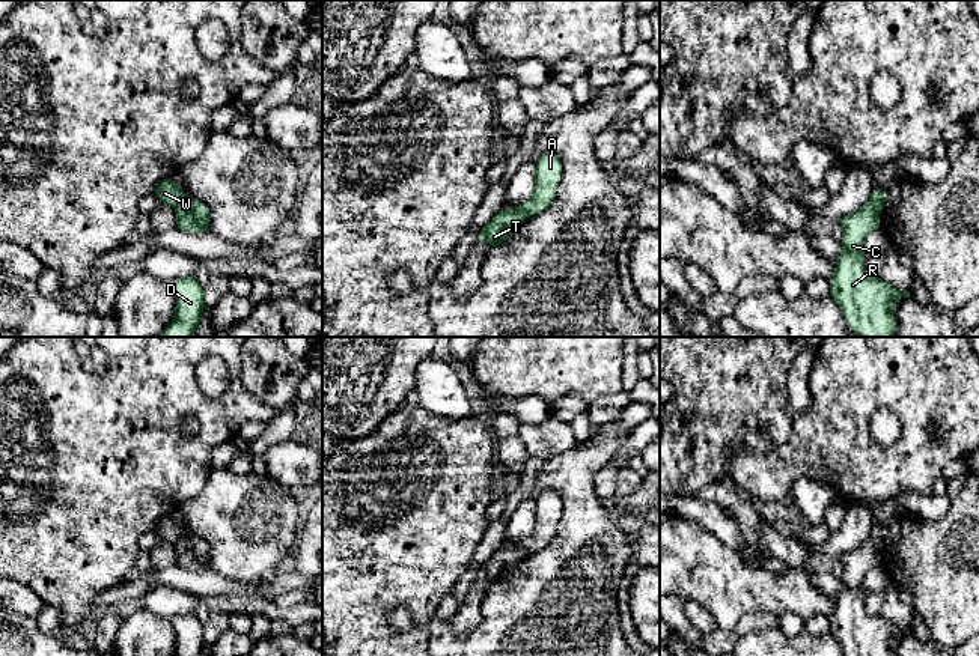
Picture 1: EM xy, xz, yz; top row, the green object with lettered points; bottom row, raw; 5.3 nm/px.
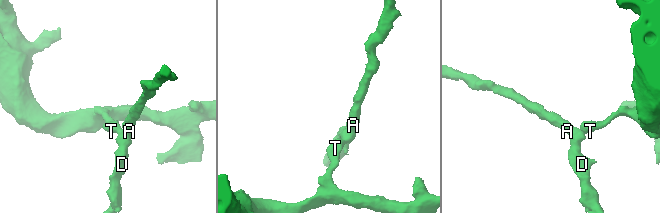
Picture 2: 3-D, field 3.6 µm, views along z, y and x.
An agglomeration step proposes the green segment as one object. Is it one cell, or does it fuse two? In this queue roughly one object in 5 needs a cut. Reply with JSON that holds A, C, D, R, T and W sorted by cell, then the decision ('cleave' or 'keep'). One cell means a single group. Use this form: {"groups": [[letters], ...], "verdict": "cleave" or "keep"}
{"groups": [["A", "C", "D", "R"], ["T", "W"]], "verdict": "cleave"}

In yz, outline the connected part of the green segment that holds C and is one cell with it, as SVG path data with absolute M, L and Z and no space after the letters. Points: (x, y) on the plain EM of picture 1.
M868 539L837 560L842 564L843 587L836 594L834 612L828 617L830 633L845 656L895 656L892 642L911 630L869 614L865 606L863 578L869 569L881 566L880 548Z

